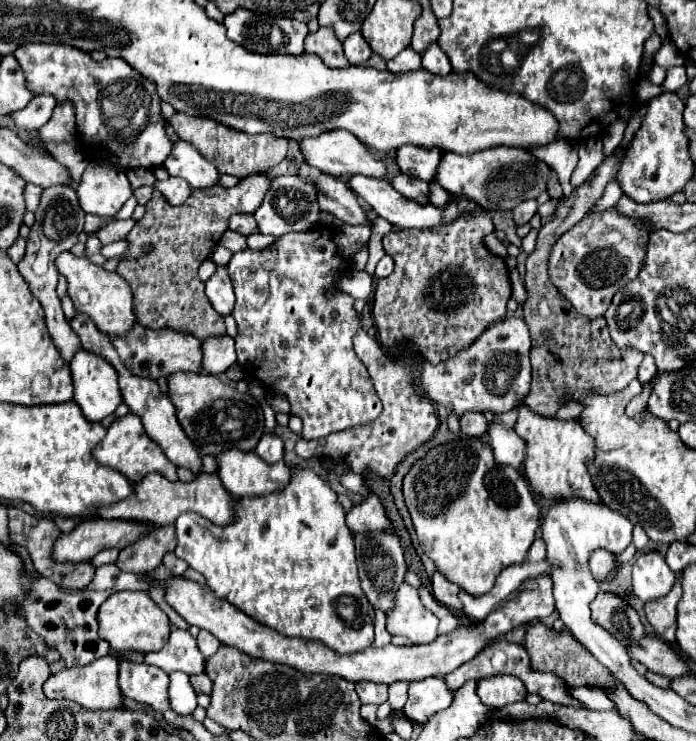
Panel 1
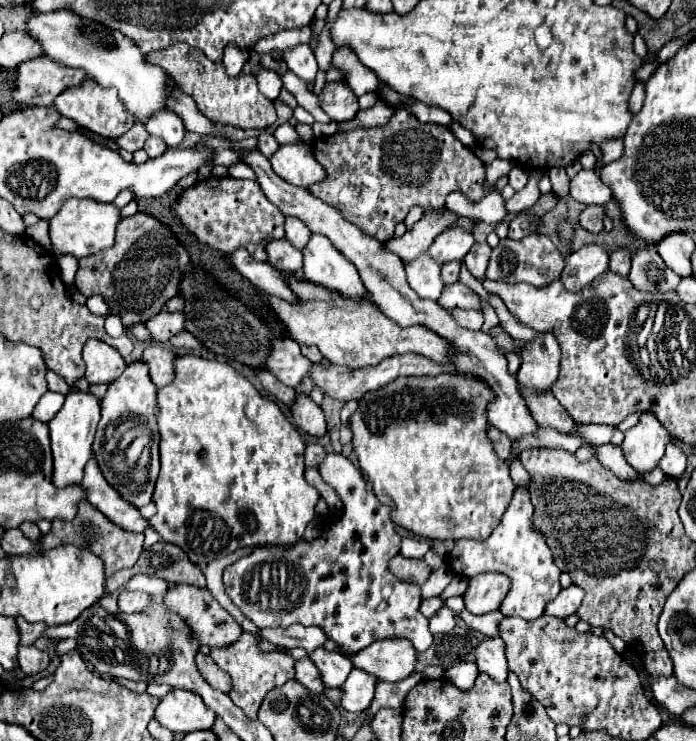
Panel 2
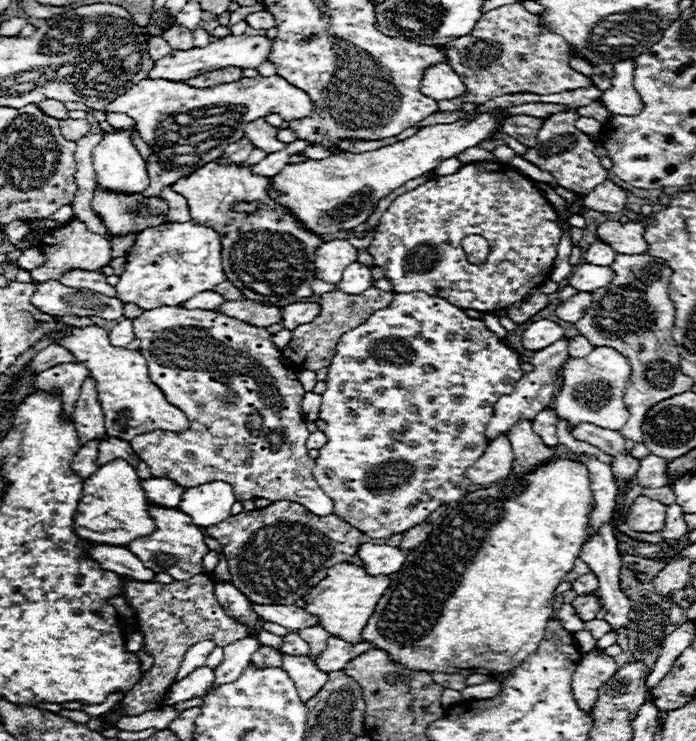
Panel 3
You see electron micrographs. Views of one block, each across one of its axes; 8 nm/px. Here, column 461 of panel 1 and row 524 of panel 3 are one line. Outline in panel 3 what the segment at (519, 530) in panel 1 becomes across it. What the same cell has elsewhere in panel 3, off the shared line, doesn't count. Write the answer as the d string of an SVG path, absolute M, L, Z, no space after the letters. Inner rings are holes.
M556 458L552 462L548 462L546 466L538 468L536 472L530 474L510 474L508 478L492 484L490 488L484 490L476 490L466 494L460 504L448 512L446 518L442 518L442 522L428 534L428 538L420 544L420 548L412 550L404 562L404 566L392 574L392 582L388 586L388 590L384 592L384 596L380 598L376 612L372 614L372 618L368 620L368 626L362 632L362 638L366 642L372 642L372 646L384 650L392 662L396 662L398 666L408 666L410 670L424 670L424 672L442 672L442 674L462 674L462 676L470 676L470 674L484 674L484 676L494 676L500 672L508 672L514 670L516 666L520 666L524 662L526 656L530 656L532 652L538 650L538 644L544 638L544 630L546 624L554 618L554 590L556 586L564 580L564 576L572 570L576 558L580 556L580 550L588 538L588 518L592 512L592 490L590 490L590 480L588 480L588 470L586 466L582 466L576 460L570 458Z

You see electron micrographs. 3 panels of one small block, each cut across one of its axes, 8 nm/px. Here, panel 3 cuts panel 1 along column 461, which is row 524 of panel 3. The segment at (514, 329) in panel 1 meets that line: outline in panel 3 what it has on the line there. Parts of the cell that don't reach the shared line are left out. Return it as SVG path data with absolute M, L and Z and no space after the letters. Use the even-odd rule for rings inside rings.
M412 292L412 294L394 294L394 300L376 310L364 324L348 330L342 334L336 356L332 358L332 364L328 366L328 378L326 378L326 392L322 394L322 406L320 406L320 420L324 420L328 426L324 430L328 442L320 448L320 456L316 458L314 466L314 478L318 486L334 500L334 514L340 516L344 522L350 522L360 532L368 534L370 538L390 538L394 534L402 534L408 528L420 524L424 518L428 518L438 506L460 502L468 494L468 486L472 484L466 478L466 468L470 468L486 450L486 426L492 418L494 404L500 396L510 394L514 390L514 384L524 374L520 370L520 356L506 344L506 340L498 338L494 332L490 332L482 320L468 318L462 308L452 306L448 300L430 296L424 292Z

